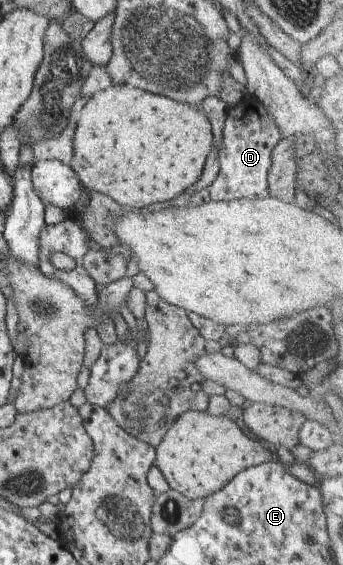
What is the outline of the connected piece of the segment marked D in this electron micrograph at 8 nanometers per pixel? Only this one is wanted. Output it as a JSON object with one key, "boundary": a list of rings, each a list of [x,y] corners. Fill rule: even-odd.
{"boundary":[[[245,94],[234,106],[227,107],[222,146],[218,151],[220,171],[209,187],[211,201],[266,199],[270,196],[268,172],[272,150],[283,140],[271,112],[255,96]]]}

